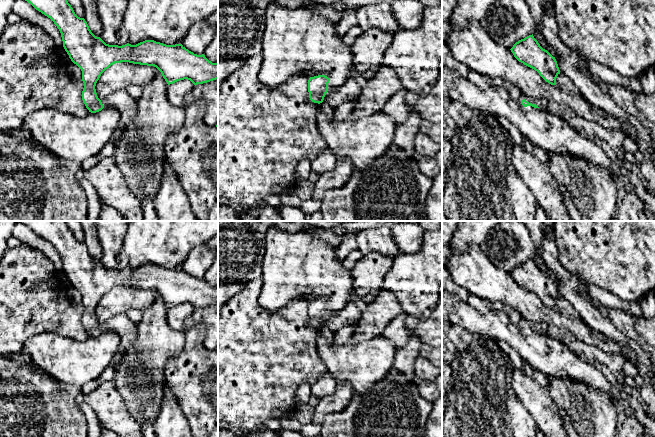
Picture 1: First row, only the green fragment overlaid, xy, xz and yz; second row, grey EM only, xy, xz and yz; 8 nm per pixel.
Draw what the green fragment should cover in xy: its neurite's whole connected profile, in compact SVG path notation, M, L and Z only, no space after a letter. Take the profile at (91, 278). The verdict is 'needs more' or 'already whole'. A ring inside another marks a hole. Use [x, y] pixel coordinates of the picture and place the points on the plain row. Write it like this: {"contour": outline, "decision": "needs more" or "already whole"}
{"contour": "M65 221L18 222L50 242L59 253L65 275L82 295L82 324L89 336L96 337L104 331L119 336L120 348L114 355L112 364L119 363L130 351L137 337L137 324L126 314L116 315L102 324L98 322L96 307L111 289L129 286L154 290L168 309L184 303L194 309L218 303L218 286L212 287L204 278L194 278L182 268L166 269L145 264L136 269L109 269L91 256L85 243L75 238Z", "decision": "needs more"}

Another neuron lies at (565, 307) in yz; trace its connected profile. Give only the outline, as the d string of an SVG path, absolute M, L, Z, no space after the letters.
M562 297L558 298L556 302L556 308L559 310L560 313L564 315L571 317L579 317L577 311L572 306L572 304Z

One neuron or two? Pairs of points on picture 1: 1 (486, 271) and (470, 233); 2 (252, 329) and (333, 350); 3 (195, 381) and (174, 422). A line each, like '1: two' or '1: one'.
1: two
2: two
3: two

